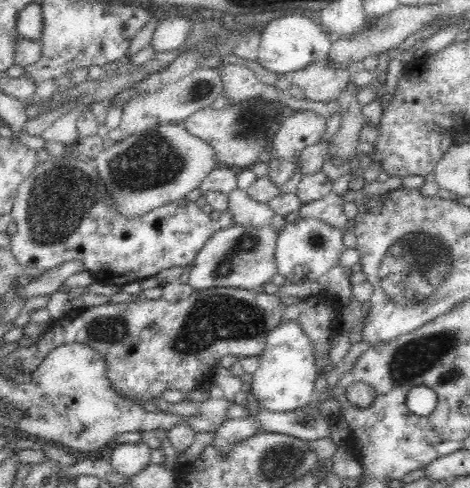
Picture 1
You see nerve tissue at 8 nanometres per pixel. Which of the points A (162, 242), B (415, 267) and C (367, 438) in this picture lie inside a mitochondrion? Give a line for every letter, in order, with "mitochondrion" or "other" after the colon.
A: other
B: mitochondrion
C: other

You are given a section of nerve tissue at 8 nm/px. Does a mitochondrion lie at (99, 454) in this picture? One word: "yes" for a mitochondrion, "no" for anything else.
no

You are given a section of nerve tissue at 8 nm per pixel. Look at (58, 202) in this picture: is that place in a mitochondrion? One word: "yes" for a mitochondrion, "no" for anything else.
yes

